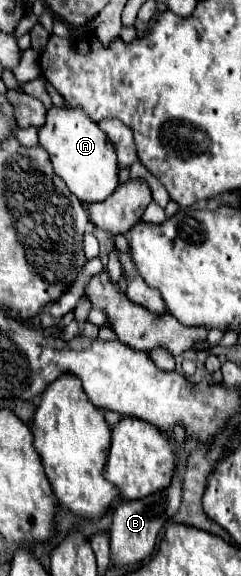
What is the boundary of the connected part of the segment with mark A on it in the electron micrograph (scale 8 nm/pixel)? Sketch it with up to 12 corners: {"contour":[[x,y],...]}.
{"contour":[[81,108],[39,128],[57,176],[83,202],[117,188],[111,140]]}

